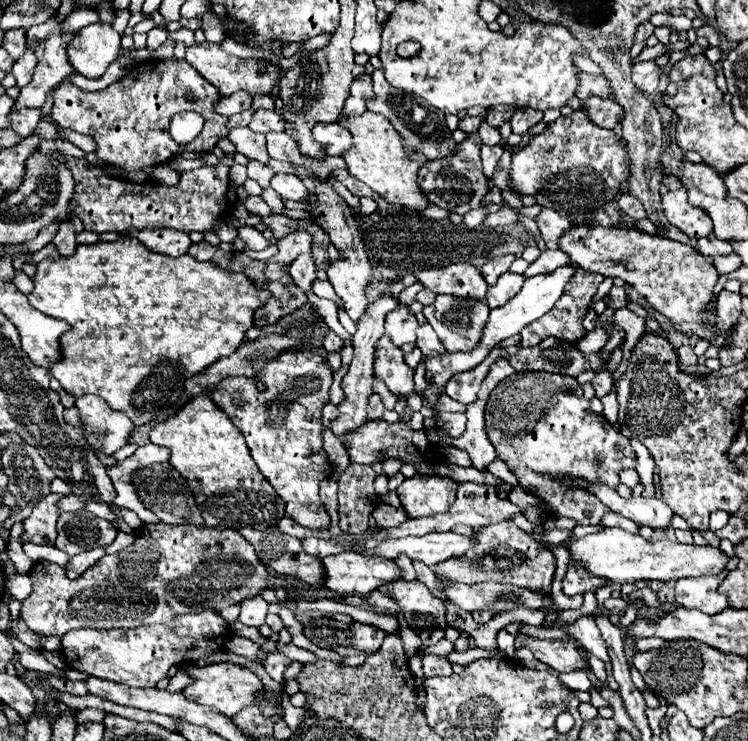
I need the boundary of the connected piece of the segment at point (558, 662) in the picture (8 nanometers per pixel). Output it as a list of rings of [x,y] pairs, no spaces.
[[[569,634],[563,640],[543,640],[543,638],[525,636],[523,642],[525,648],[529,648],[537,660],[541,660],[543,664],[551,666],[557,672],[571,672],[571,670],[587,672],[585,662],[575,648],[577,640],[573,640],[573,636]]]

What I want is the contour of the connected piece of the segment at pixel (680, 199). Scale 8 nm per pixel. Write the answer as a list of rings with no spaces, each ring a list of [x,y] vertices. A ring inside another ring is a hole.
[[[685,188],[663,196],[663,212],[673,226],[681,228],[691,238],[709,236],[713,232],[713,222],[705,216],[705,212],[701,212],[701,208],[693,208],[693,204],[689,204]]]

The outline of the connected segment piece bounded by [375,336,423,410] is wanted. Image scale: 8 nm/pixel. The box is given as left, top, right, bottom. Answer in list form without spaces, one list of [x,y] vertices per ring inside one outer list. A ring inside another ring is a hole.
[[[383,336],[377,342],[377,360],[375,360],[375,378],[383,380],[385,386],[405,402],[411,410],[421,410],[423,398],[415,392],[413,384],[415,370],[409,368],[403,360],[401,348],[397,348],[389,336]]]

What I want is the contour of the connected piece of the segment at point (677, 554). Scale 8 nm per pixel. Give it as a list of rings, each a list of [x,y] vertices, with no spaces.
[[[605,528],[603,532],[583,536],[569,544],[569,552],[575,560],[583,562],[593,576],[605,576],[615,584],[639,582],[639,580],[679,580],[687,576],[711,576],[727,566],[729,558],[715,546],[679,544],[671,540],[645,540],[637,534],[629,534],[621,528]]]

